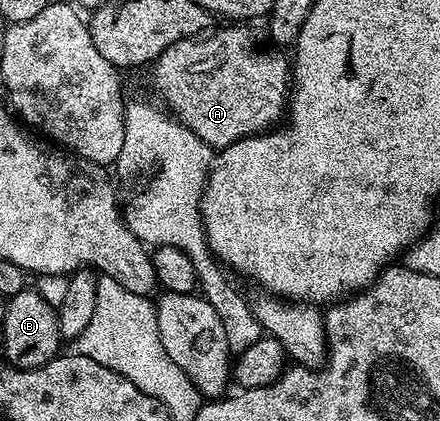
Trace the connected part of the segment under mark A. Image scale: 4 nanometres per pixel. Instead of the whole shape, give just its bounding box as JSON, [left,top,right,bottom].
[149,25,293,149]

